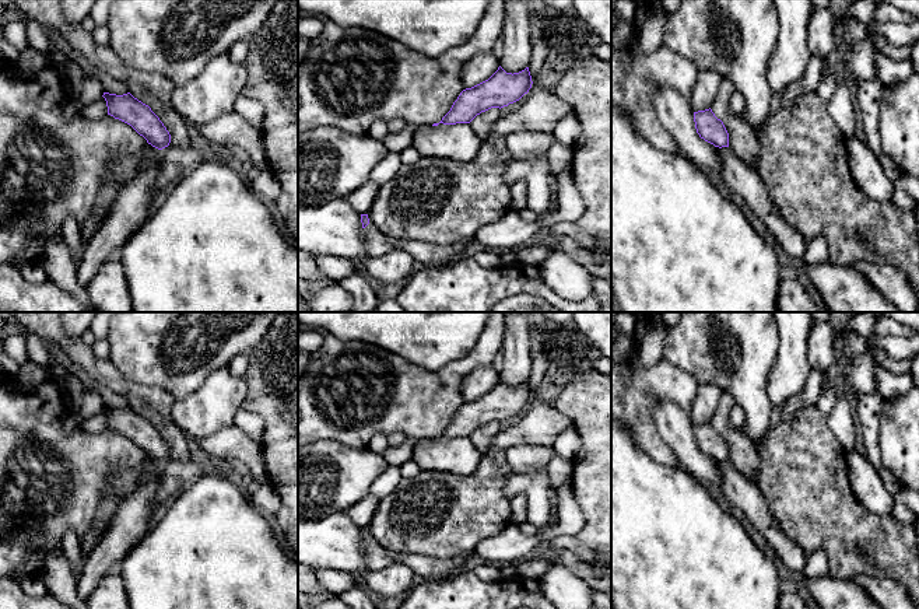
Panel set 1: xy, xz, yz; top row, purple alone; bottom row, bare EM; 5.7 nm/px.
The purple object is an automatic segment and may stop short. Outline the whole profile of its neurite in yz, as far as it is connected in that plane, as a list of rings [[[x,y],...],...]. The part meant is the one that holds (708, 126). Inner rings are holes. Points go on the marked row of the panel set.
[[[712,109],[694,112],[697,133],[705,141],[715,147],[729,147],[729,133],[720,119],[715,116]]]

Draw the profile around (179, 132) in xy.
[[[0,0],[7,6],[14,3],[21,13],[41,25],[55,27],[62,36],[88,62],[112,78],[124,81],[129,92],[148,105],[171,134],[169,146],[190,146],[189,123],[173,109],[172,92],[175,85],[159,73],[137,71],[126,66],[109,45],[95,42],[91,32],[81,24],[70,25],[62,15],[62,0]]]

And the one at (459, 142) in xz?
[[[470,123],[415,126],[411,146],[421,157],[445,157],[471,161],[478,155],[483,140]]]

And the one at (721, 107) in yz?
[[[720,78],[719,91],[711,109],[720,119],[729,133],[729,148],[751,169],[761,155],[760,141],[753,129],[746,125],[732,109],[730,95],[734,87],[730,80]]]

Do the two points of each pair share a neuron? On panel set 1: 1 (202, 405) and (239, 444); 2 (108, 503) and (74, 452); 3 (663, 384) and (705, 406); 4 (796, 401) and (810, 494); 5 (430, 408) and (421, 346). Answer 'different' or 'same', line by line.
1: different
2: different
3: different
4: different
5: different

